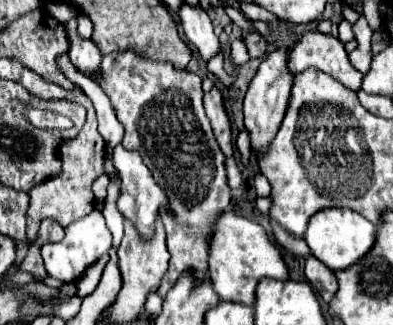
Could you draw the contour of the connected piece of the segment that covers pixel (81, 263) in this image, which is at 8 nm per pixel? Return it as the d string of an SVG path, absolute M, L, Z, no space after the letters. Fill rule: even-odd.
M92 212L86 218L72 222L66 228L66 236L60 242L44 244L42 246L42 260L44 260L44 266L52 278L78 280L86 272L88 266L92 266L104 252L110 250L110 246L112 246L112 234L106 228L102 214Z

